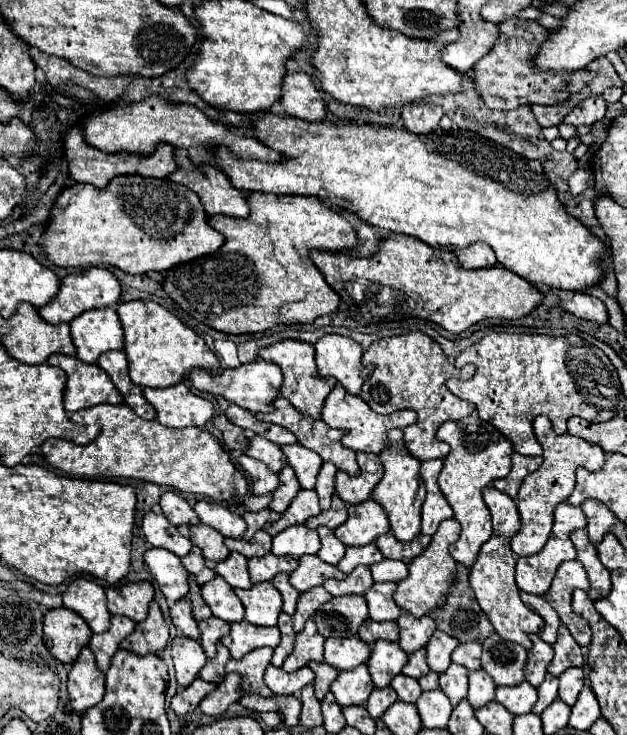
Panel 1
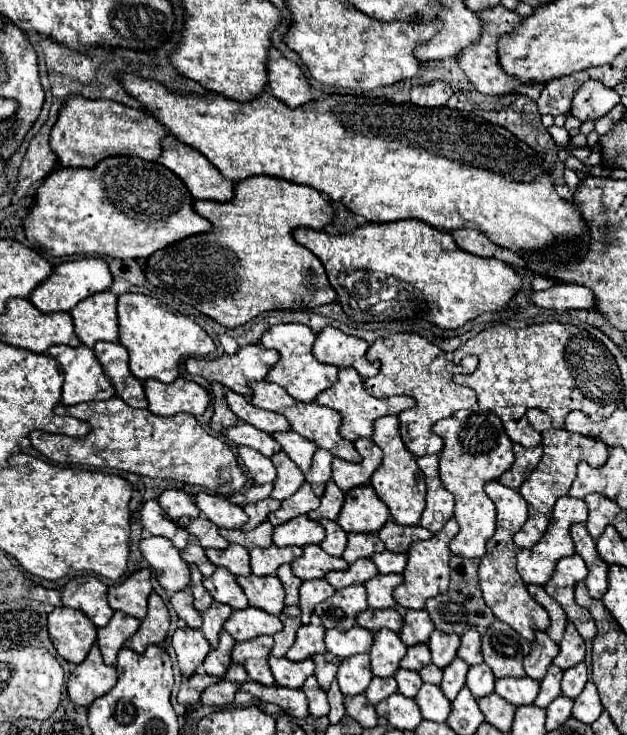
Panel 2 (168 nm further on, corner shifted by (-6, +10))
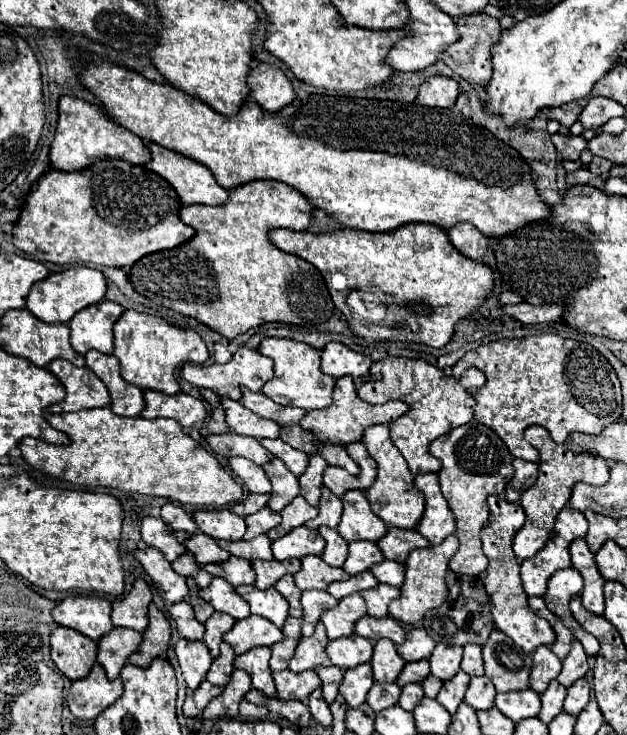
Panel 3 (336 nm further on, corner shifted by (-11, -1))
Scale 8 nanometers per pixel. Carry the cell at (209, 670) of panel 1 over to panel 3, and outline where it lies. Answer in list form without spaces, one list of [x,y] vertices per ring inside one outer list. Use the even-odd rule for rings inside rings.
[[[221,643],[221,653],[217,659],[213,659],[213,665],[207,673],[207,681],[215,683],[215,685],[225,685],[233,673],[233,659],[235,659],[235,653],[233,649],[227,645],[227,643]]]

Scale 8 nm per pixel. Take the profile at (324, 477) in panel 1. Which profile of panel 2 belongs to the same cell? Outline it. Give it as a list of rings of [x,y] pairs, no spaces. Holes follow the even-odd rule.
[[[318,450],[314,454],[314,462],[312,462],[312,468],[310,472],[306,472],[306,482],[310,482],[314,494],[318,498],[322,498],[322,492],[326,490],[326,482],[332,478],[332,452],[328,450]]]

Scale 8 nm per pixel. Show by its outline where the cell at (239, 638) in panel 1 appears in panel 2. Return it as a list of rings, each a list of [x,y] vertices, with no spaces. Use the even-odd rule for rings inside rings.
[[[246,608],[246,610],[234,610],[232,616],[226,620],[224,630],[236,642],[246,642],[262,634],[274,636],[276,632],[282,630],[282,622],[278,616],[270,616],[260,608]]]

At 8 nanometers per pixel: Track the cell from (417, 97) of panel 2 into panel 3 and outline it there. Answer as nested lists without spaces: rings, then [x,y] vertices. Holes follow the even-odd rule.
[[[435,75],[427,79],[419,89],[419,103],[425,107],[443,107],[449,109],[455,105],[459,95],[459,83],[455,79]]]

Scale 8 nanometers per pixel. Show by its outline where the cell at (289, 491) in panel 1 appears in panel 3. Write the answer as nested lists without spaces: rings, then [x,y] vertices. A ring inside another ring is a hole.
[[[271,459],[269,463],[265,463],[263,471],[267,473],[267,477],[273,485],[267,507],[273,511],[283,511],[283,507],[287,507],[299,495],[297,477],[291,475],[291,471],[287,471],[287,467],[279,459]]]

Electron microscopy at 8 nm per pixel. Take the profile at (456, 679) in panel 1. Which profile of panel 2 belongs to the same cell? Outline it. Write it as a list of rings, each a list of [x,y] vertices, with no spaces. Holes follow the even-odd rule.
[[[460,658],[452,660],[452,664],[446,666],[444,678],[442,678],[442,682],[440,682],[440,688],[442,688],[442,692],[446,694],[448,700],[454,700],[454,696],[464,688],[468,668],[470,668],[470,666],[468,666],[464,660],[460,660]]]

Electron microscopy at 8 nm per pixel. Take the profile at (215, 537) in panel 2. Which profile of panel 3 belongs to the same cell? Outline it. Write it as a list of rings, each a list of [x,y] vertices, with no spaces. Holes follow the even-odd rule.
[[[193,533],[183,545],[187,547],[187,551],[193,553],[195,561],[199,565],[205,565],[205,563],[221,563],[223,559],[229,557],[227,551],[221,549],[217,545],[217,541],[211,539],[209,535],[205,535],[205,533]]]

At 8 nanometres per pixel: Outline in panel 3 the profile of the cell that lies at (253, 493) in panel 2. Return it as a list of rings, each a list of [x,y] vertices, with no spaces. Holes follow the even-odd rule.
[[[263,493],[263,495],[249,495],[241,505],[243,505],[243,513],[245,515],[251,515],[251,513],[257,513],[259,509],[263,509],[269,501],[269,495]]]

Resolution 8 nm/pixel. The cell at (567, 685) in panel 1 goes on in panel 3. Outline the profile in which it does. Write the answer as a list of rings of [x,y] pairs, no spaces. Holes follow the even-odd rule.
[[[579,679],[567,689],[567,697],[565,697],[563,709],[569,715],[579,715],[585,709],[587,701],[589,701],[589,685],[587,685],[585,679]]]

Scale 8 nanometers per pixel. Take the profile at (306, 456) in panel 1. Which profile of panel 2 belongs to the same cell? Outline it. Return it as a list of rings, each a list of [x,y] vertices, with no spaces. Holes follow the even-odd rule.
[[[294,430],[274,434],[274,438],[280,442],[282,450],[298,464],[298,468],[300,468],[302,472],[308,472],[308,470],[310,470],[314,452],[318,450],[318,446],[316,446],[312,440],[306,440],[304,436],[300,436],[300,434],[294,432]]]

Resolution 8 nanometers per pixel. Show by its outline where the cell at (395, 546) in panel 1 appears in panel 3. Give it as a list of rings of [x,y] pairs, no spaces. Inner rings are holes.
[[[387,527],[387,535],[377,541],[381,553],[385,559],[405,563],[409,551],[417,547],[429,547],[429,541],[419,535],[415,529],[397,529],[397,527]]]

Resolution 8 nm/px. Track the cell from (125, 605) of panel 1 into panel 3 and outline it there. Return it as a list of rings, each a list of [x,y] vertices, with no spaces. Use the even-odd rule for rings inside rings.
[[[137,577],[133,583],[133,589],[113,601],[111,621],[115,627],[129,627],[139,633],[147,629],[147,605],[151,603],[151,589],[149,585]]]

